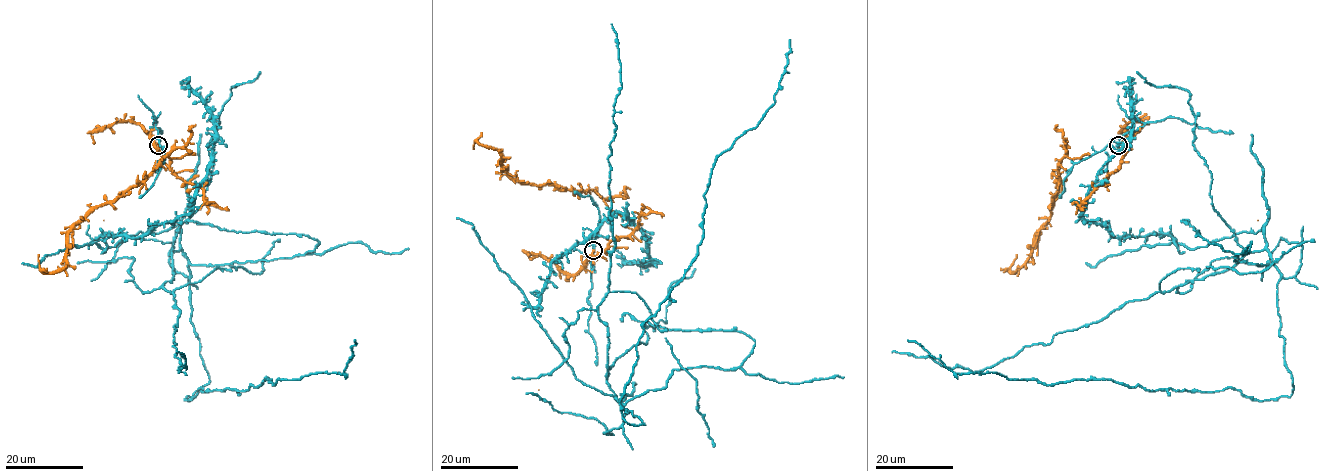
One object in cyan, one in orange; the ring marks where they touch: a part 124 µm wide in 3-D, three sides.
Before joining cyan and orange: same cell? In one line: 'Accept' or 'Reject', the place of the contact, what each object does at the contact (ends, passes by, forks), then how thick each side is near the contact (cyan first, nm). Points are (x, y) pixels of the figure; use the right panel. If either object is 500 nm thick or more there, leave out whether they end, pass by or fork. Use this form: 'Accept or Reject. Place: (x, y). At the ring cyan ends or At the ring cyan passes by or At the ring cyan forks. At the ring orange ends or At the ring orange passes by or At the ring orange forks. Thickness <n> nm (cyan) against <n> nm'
Reject. Place: (1118, 145). At the ring cyan ends. At the ring orange ends. Thickness 280 nm (cyan) against 200 nm

